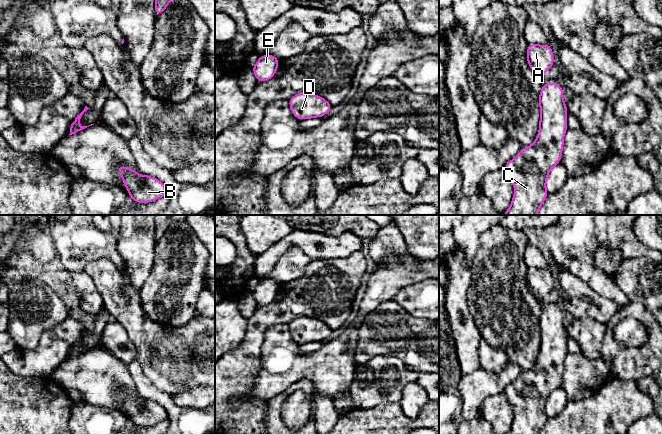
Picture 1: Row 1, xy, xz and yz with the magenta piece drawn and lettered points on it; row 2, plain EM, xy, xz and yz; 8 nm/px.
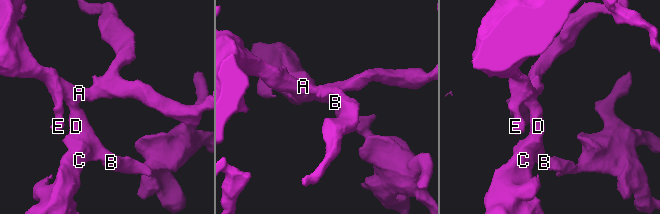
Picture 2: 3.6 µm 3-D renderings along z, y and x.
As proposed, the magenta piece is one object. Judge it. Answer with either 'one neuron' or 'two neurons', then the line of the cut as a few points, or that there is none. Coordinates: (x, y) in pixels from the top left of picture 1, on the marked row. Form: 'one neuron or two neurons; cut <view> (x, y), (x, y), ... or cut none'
one neuron; cut none

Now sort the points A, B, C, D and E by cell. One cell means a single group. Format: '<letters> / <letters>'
A B C D E

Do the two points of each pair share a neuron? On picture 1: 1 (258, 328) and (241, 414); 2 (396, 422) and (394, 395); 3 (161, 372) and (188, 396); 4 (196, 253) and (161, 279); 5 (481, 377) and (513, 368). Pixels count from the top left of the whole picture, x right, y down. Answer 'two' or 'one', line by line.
1: one
2: two
3: two
4: one
5: one

